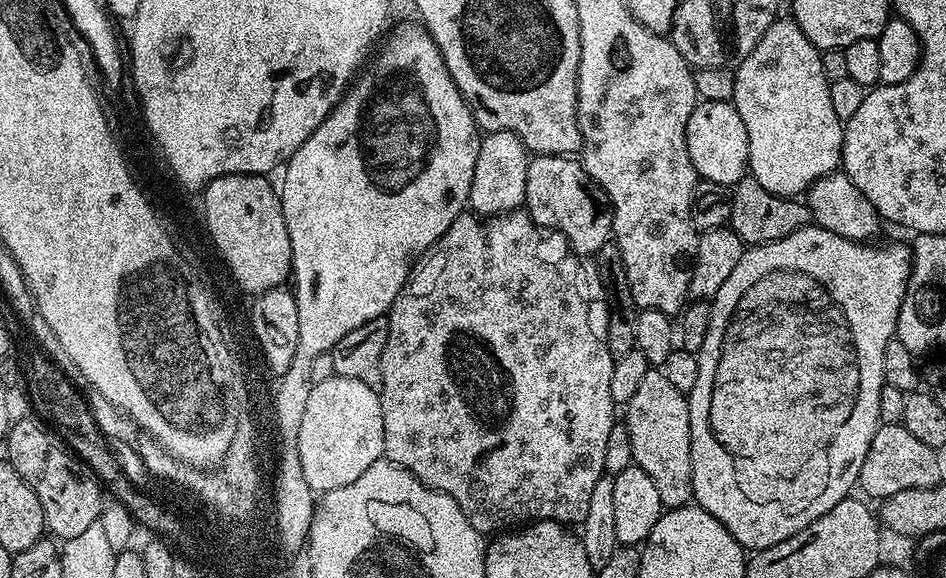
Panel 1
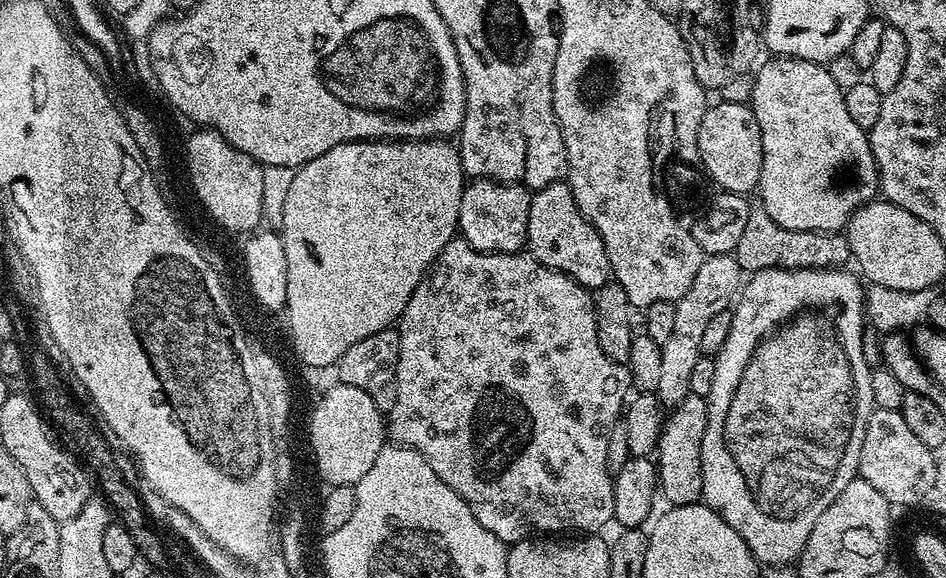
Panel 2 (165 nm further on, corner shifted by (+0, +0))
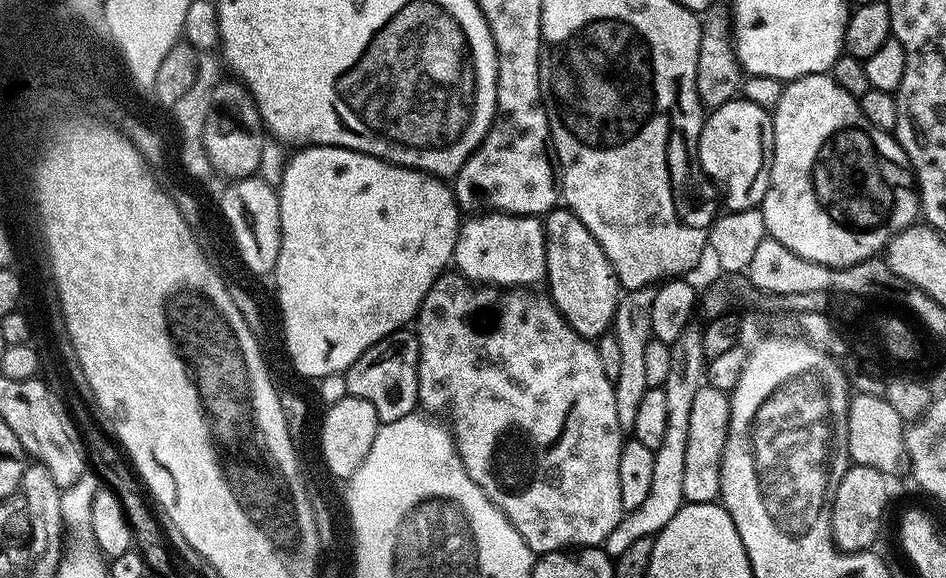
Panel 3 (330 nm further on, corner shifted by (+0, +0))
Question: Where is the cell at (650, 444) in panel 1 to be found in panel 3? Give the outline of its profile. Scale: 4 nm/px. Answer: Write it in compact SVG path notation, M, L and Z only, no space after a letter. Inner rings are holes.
M705 386L694 394L694 406L690 409L690 438L686 438L686 470L683 471L682 494L690 504L711 504L720 494L720 467L722 450L726 446L726 434L730 422L729 393L711 386Z

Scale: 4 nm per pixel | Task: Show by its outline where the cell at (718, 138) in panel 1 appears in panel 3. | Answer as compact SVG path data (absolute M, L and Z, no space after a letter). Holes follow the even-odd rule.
M743 98L731 100L711 109L704 118L696 156L700 160L700 169L703 170L704 175L716 185L722 197L723 207L727 211L760 208L772 173L772 118L769 109L754 106L754 102Z

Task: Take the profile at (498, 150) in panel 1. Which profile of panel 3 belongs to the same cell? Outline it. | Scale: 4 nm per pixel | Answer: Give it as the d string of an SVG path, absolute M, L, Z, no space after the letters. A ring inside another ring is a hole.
M495 210L472 214L461 223L451 263L465 280L500 290L527 289L547 277L544 225L535 216L511 216Z

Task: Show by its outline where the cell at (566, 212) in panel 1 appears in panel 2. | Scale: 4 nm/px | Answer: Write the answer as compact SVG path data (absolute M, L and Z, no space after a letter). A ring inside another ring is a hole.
M566 182L537 188L532 192L526 248L539 264L565 272L584 288L595 290L609 283L606 246L597 228L584 217L582 210L578 210L578 202L574 202L574 194Z

